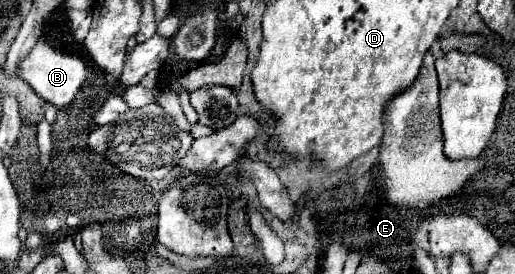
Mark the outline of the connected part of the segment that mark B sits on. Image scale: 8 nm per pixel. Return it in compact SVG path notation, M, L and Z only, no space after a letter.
M38 42L30 54L20 62L20 74L22 78L34 88L34 92L44 98L46 102L50 102L56 108L62 108L66 104L70 104L76 94L80 92L80 88L86 82L86 64L72 54L62 54L60 50L54 50L52 46L48 46L46 42Z

